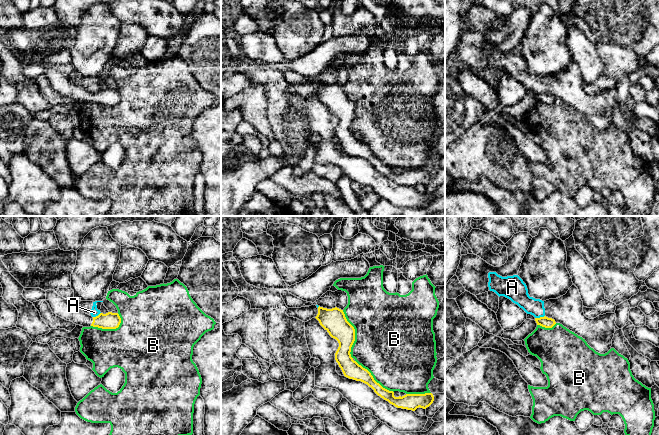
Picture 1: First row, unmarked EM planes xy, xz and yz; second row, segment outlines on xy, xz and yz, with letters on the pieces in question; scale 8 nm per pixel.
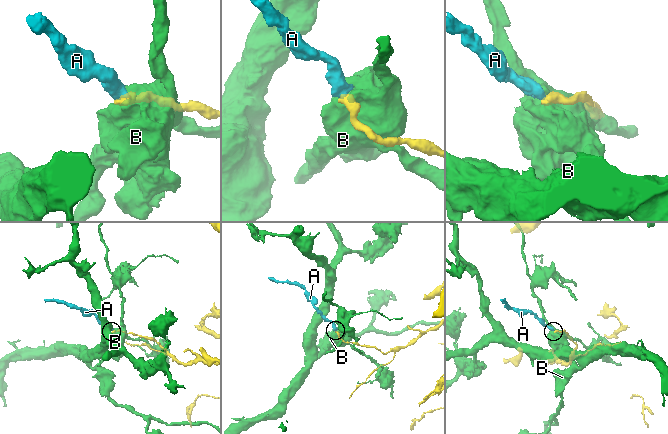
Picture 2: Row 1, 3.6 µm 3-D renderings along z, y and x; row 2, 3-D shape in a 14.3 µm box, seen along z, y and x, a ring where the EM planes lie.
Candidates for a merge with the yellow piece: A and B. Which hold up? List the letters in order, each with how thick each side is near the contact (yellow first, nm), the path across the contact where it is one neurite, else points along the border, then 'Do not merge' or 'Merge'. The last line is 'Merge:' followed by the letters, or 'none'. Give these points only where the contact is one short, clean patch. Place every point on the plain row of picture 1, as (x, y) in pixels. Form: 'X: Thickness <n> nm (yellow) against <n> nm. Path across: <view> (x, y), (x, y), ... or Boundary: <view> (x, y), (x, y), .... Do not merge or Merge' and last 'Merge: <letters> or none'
A: Thickness 90 nm (yellow) against 150 nm. Boundary: yz (544, 91), (535, 94). Do not merge
B: Thickness 190 nm (yellow) against 500 nm. Do not merge
Merge: none

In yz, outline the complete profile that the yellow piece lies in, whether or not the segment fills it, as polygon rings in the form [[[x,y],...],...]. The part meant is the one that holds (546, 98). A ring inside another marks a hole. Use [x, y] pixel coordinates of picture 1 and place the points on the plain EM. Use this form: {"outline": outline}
{"outline": [[[546,92],[540,93],[540,94],[535,94],[535,97],[536,97],[537,101],[540,101],[545,104],[552,104],[556,100],[554,95],[548,94]]]}

